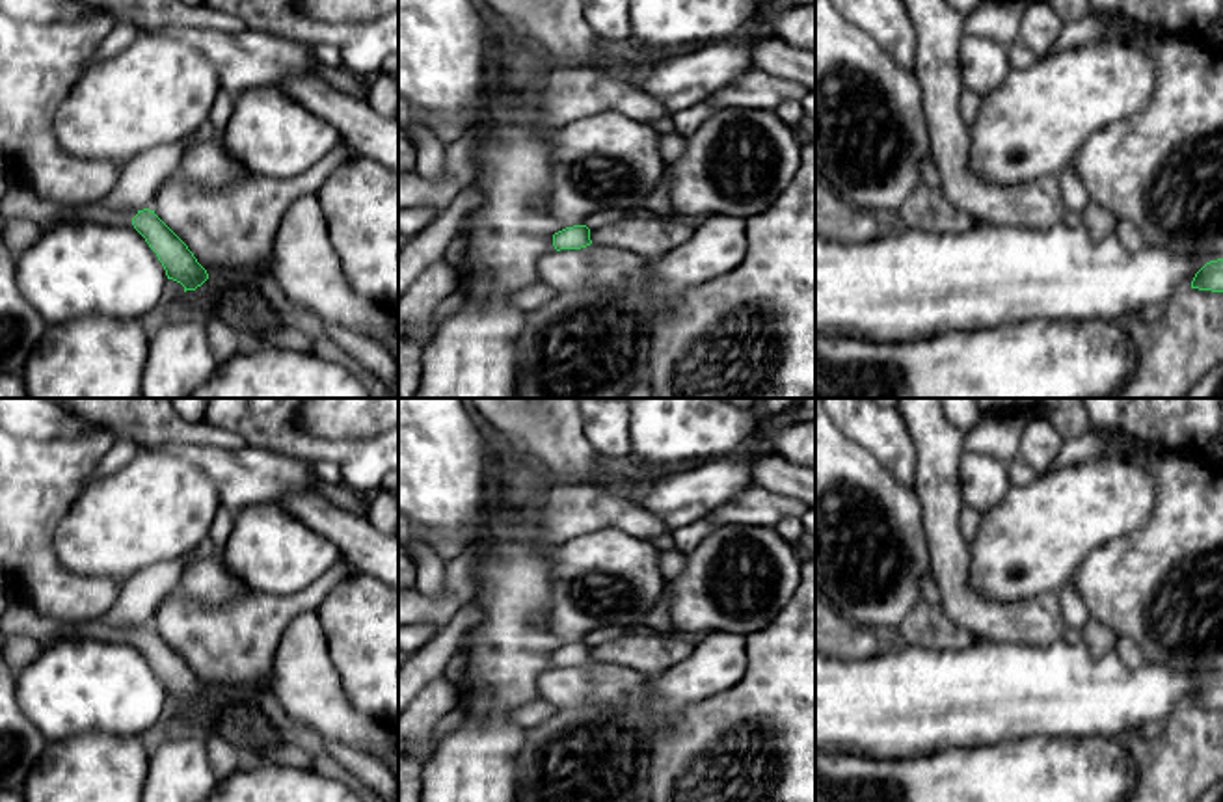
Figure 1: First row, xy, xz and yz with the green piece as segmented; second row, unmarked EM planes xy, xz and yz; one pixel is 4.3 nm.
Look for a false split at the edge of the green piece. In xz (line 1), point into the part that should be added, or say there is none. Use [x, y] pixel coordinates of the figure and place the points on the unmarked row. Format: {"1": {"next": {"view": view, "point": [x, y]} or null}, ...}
{"1": {"next": null}}

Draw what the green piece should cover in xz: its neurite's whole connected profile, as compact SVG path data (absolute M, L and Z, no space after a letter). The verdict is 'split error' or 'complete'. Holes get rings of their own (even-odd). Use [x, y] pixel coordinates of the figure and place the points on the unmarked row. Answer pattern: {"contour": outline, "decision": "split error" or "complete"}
{"contour": "M586 642L566 644L553 651L553 662L560 666L581 666L590 662L590 646Z", "decision": "complete"}

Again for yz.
{"contour": "M1223 675L1206 679L1195 690L1191 705L1223 709Z", "decision": "complete"}

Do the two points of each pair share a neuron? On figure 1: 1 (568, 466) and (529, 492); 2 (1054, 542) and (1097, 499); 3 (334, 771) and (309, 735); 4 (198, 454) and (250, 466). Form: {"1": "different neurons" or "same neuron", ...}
{"1": "different neurons", "2": "same neuron", "3": "same neuron", "4": "same neuron"}

